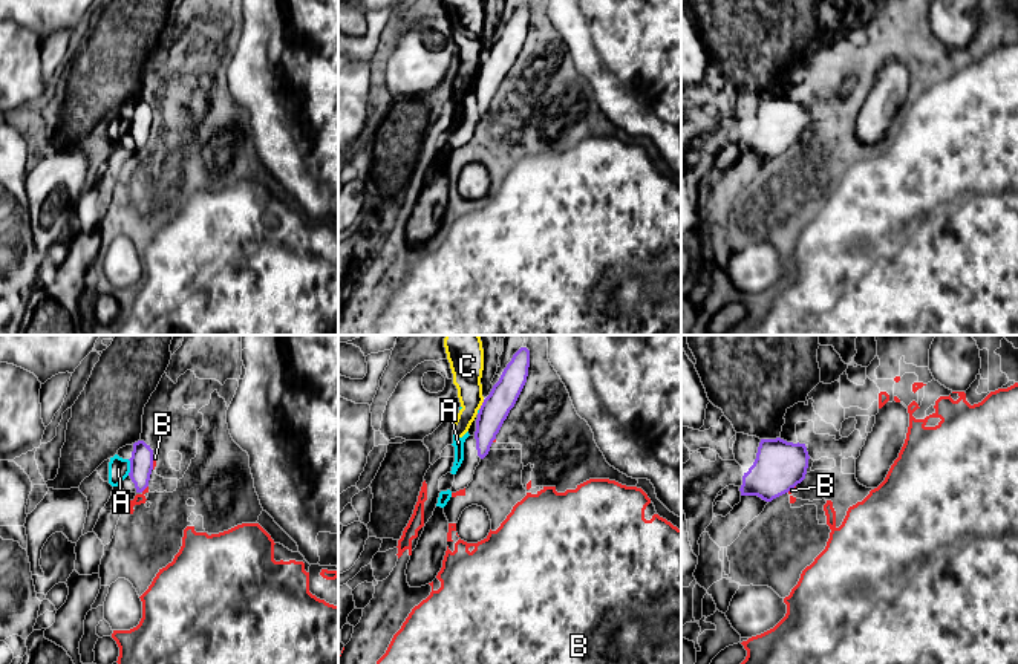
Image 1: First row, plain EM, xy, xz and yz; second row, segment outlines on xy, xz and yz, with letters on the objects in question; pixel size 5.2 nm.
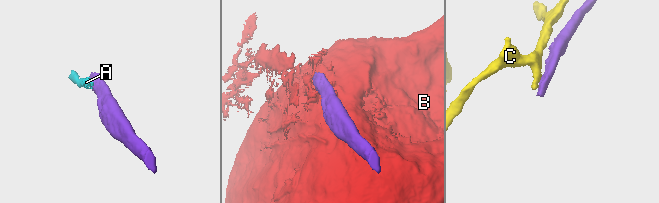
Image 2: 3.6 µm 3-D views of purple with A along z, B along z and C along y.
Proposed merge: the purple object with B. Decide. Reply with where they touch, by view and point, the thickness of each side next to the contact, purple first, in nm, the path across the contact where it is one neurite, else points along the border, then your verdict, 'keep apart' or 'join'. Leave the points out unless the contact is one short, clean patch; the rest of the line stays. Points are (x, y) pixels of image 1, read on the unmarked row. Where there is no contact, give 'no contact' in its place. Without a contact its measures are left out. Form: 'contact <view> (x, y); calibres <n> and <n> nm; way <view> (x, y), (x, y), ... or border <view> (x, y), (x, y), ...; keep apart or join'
contact xy (144, 146); calibres 130 and 50 nm; border xy (147, 143), (141, 149); keep apart

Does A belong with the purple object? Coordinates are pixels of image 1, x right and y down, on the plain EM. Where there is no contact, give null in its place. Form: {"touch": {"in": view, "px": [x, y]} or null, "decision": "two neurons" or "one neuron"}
{"touch": {"in": "xy", "px": [130, 124]}, "decision": "two neurons"}

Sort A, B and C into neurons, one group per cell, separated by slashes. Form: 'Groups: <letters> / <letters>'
Groups: A C / B

